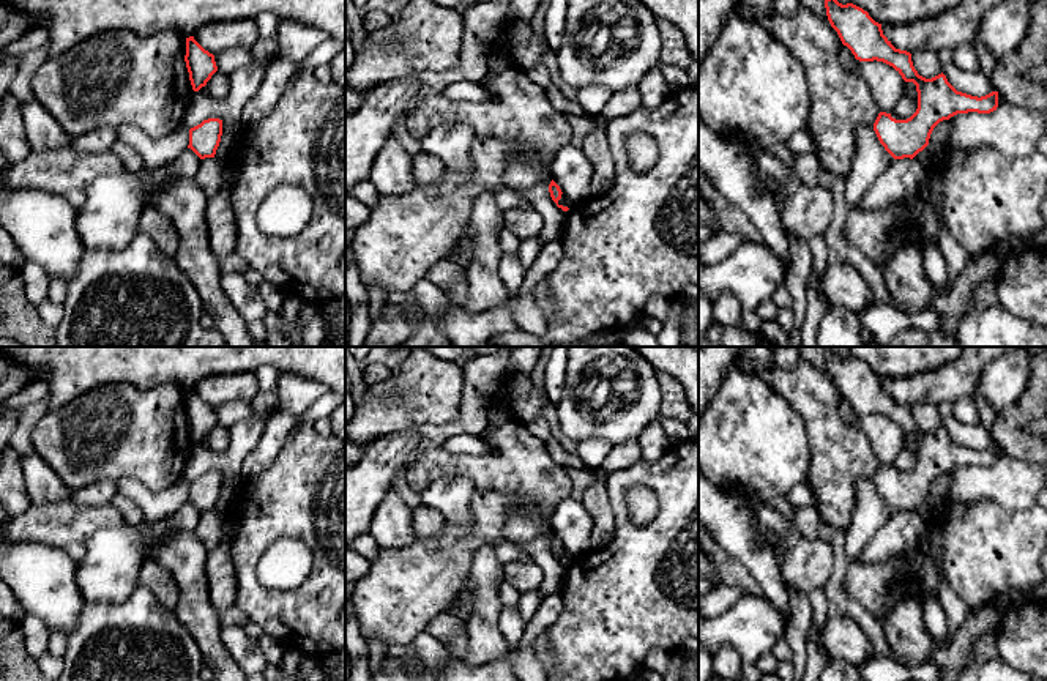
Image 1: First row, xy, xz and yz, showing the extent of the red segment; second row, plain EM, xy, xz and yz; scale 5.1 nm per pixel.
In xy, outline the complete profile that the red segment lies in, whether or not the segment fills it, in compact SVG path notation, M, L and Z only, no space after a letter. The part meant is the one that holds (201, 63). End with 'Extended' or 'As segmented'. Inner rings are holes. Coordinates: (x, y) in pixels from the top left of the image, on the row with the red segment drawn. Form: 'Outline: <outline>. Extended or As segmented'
Outline: M194 36L186 38L186 68L194 91L199 91L218 71L214 55L205 50Z. As segmented

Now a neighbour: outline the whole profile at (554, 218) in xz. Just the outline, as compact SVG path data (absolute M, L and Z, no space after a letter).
M552 175L542 178L528 189L519 189L522 195L531 203L531 208L542 218L541 241L542 244L561 240L566 211L557 207L549 192Z

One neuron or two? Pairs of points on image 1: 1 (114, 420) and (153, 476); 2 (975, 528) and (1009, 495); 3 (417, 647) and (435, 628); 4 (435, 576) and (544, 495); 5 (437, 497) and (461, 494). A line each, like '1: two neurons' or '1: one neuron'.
1: one neuron
2: two neurons
3: two neurons
4: two neurons
5: one neuron

